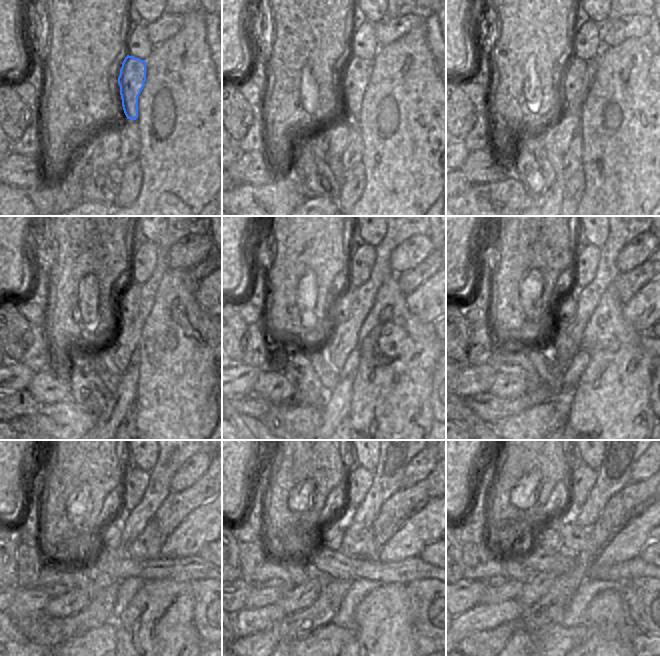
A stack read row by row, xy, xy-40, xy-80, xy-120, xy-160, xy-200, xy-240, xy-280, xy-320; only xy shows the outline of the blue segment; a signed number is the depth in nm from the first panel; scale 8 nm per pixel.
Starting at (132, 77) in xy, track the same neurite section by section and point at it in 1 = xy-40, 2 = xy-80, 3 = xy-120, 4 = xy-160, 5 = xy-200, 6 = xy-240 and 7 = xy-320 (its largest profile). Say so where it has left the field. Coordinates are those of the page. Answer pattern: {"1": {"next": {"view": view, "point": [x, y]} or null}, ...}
{"1": {"next": {"view": "xy-40", "point": [356, 75]}}, "2": {"next": {"view": "xy-80", "point": [575, 84]}}, "3": {"next": {"view": "xy-120", "point": [126, 303]}}, "4": {"next": {"view": "xy-160", "point": [343, 303]}}, "5": {"next": {"view": "xy-200", "point": [566, 308]}}, "6": {"next": {"view": "xy-240", "point": [110, 536]}}, "7": {"next": {"view": "xy-320", "point": [548, 537]}}}

